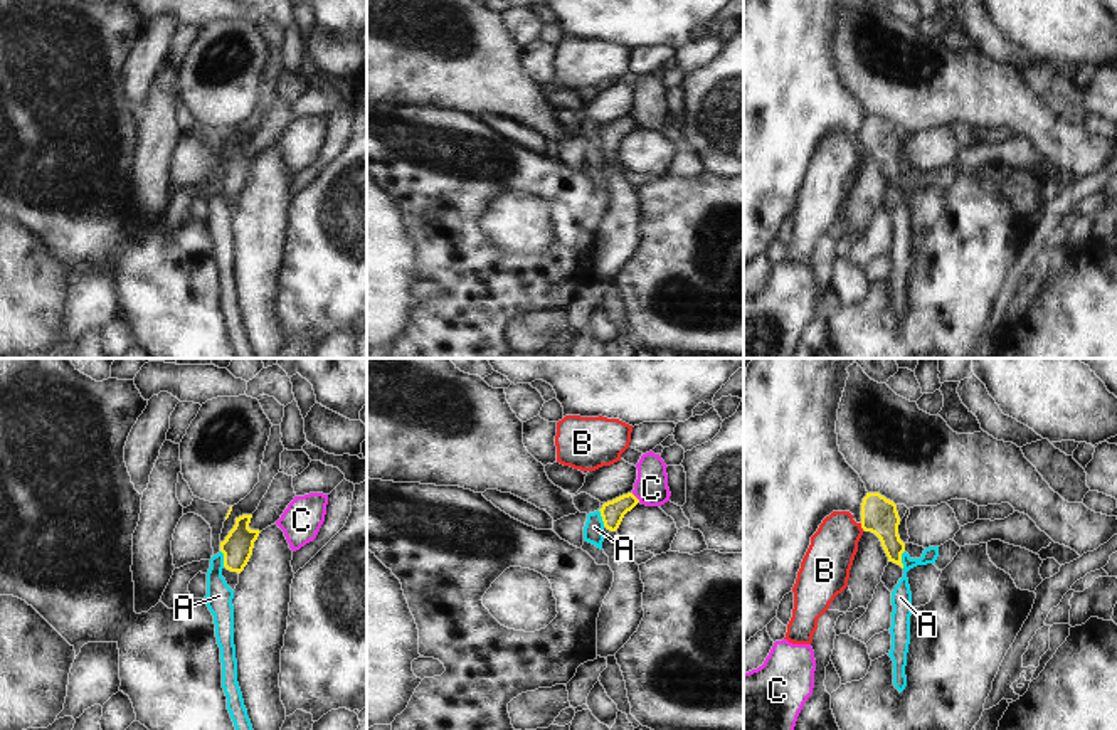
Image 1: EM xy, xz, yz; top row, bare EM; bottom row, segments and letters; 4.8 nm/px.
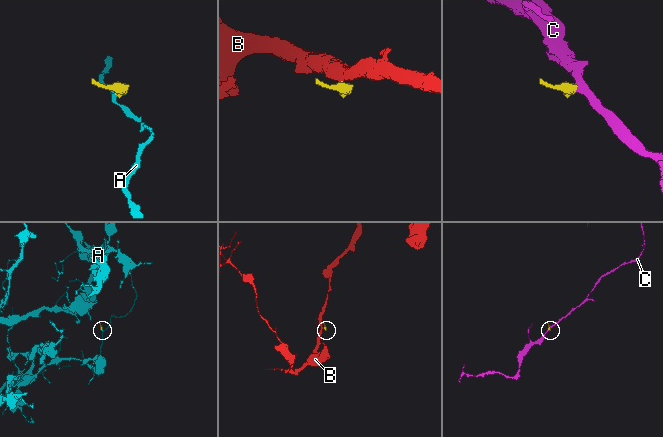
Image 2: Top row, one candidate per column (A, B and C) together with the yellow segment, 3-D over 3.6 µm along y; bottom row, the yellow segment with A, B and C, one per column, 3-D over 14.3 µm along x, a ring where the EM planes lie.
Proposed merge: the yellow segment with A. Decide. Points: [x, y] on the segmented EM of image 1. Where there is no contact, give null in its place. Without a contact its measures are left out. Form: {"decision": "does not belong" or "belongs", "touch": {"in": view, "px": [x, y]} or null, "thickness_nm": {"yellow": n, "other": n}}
{"decision": "does not belong", "touch": {"in": "yz", "px": [900, 559]}, "thickness_nm": {"yellow": 180, "other": 100}}

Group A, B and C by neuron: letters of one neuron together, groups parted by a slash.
A / B / C

